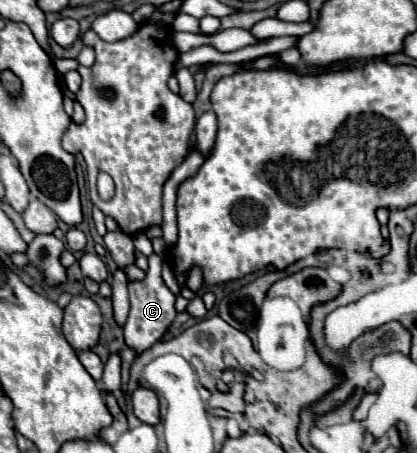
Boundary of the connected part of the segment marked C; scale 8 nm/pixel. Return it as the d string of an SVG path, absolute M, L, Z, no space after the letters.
M153 253L148 257L148 270L143 281L133 281L129 283L129 301L131 301L131 311L127 317L127 323L123 327L123 337L125 345L135 353L141 355L145 349L149 349L153 343L157 343L167 327L173 323L177 311L175 311L175 295L165 287L161 277L164 259Z

